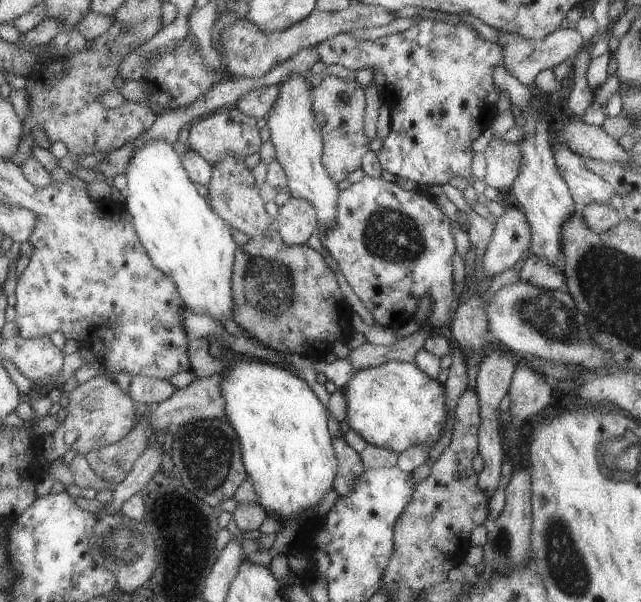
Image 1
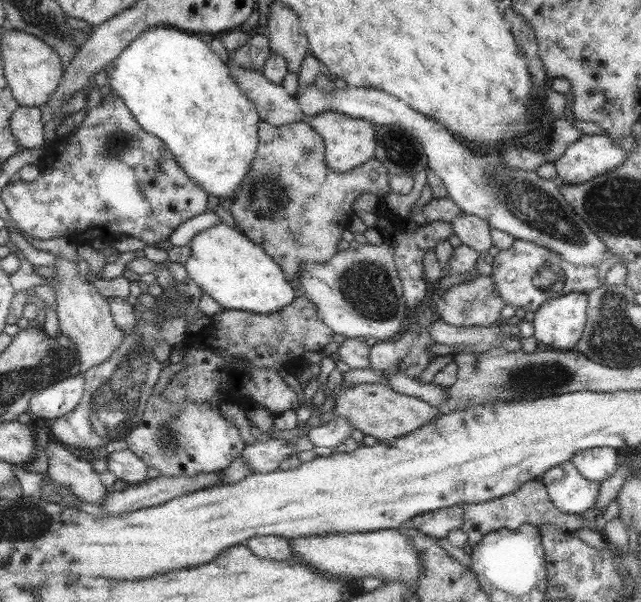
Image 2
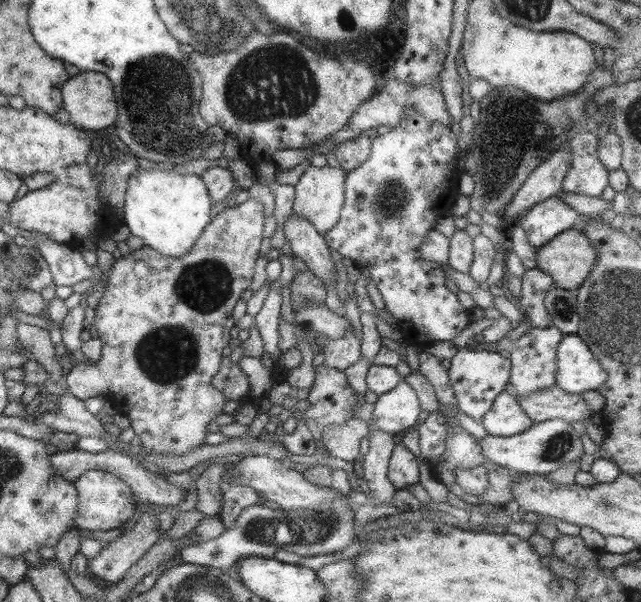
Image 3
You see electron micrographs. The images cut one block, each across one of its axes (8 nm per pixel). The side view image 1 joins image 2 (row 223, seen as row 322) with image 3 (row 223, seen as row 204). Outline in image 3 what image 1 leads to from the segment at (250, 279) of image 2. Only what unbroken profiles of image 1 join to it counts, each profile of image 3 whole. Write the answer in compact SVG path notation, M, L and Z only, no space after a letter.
M173 167L138 168L128 180L123 224L144 246L176 258L187 254L210 224L211 199L202 177L195 173L179 175Z

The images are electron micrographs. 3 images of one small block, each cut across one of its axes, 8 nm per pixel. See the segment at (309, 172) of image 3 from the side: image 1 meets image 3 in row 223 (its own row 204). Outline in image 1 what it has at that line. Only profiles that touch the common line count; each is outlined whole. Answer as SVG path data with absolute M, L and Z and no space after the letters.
M289 74L283 78L277 88L277 100L266 116L270 141L275 150L275 159L287 176L287 191L290 198L307 200L315 210L319 232L331 231L335 227L336 203L338 194L336 183L330 179L326 167L322 164L322 133L313 111L313 98L309 92L309 82L303 74Z

